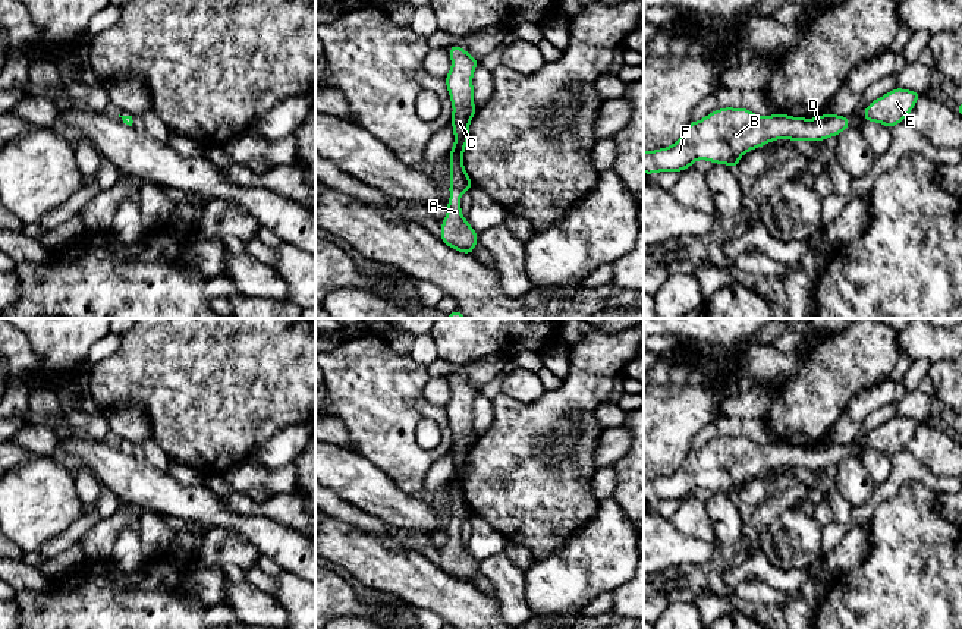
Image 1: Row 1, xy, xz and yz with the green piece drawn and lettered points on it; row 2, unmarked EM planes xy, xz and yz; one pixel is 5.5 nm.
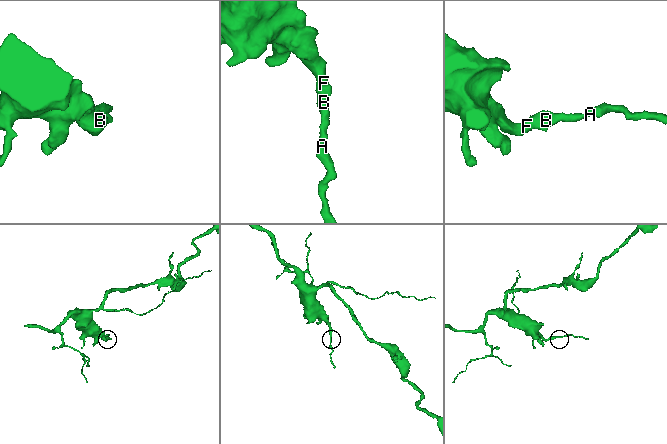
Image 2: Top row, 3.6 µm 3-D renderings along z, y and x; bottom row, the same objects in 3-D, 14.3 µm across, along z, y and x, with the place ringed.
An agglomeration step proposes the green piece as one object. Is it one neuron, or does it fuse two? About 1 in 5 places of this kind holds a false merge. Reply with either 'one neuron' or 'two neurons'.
one neuron

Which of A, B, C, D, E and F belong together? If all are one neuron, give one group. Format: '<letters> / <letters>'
A B C D E F

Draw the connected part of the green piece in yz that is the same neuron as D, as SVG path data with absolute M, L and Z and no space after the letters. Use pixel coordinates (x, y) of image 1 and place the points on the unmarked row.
M724 435L698 450L689 450L673 474L644 479L644 501L682 500L697 488L736 497L739 487L752 477L776 468L820 471L837 465L849 452L849 446L830 441L814 447L782 441L763 446L743 435Z

